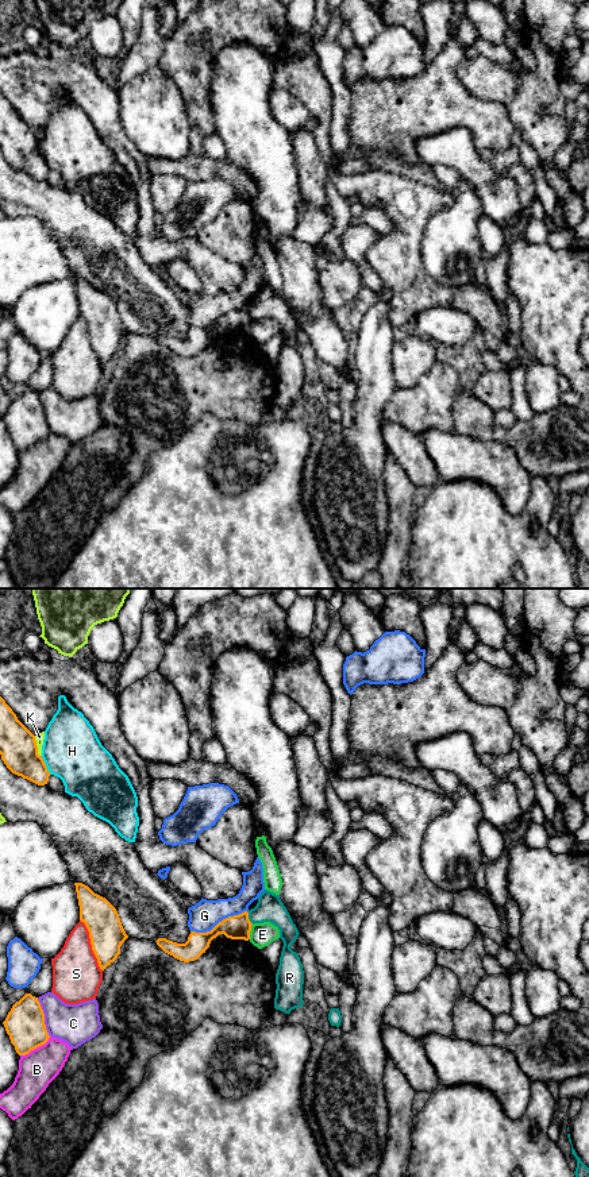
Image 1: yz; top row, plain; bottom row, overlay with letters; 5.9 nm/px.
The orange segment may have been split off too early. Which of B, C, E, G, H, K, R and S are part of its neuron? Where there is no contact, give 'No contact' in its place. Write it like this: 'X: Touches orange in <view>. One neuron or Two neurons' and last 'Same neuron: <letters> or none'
B: Touches orange in yz. Two neurons
C: Touches orange in yz. Two neurons
E: Touches orange in yz. Two neurons
G: Touches orange in yz. Two neurons
H: Touches orange in yz. Two neurons
K: Touches orange in yz. Two neurons
R: Touches orange in yz. Two neurons
S: Touches orange in yz. Two neurons
Same neuron: none

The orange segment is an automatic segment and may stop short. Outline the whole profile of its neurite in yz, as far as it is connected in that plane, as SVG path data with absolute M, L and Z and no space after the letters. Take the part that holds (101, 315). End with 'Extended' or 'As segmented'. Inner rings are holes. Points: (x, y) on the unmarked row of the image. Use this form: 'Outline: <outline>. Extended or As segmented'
Outline: M74 278L80 316L85 319L92 346L99 362L104 366L120 350L122 339L128 333L116 304L103 292L95 289L88 281Z. As segmented

